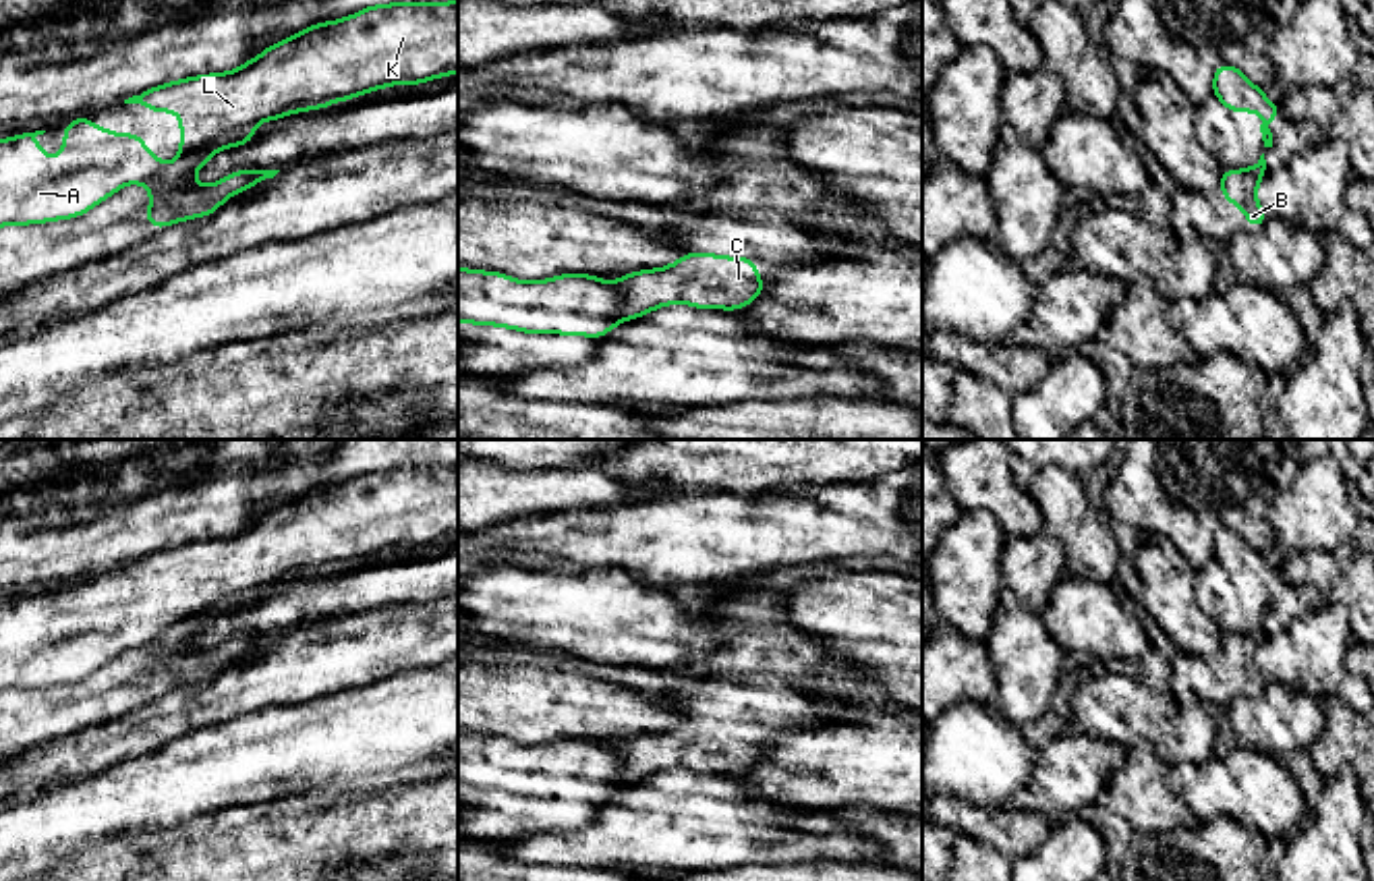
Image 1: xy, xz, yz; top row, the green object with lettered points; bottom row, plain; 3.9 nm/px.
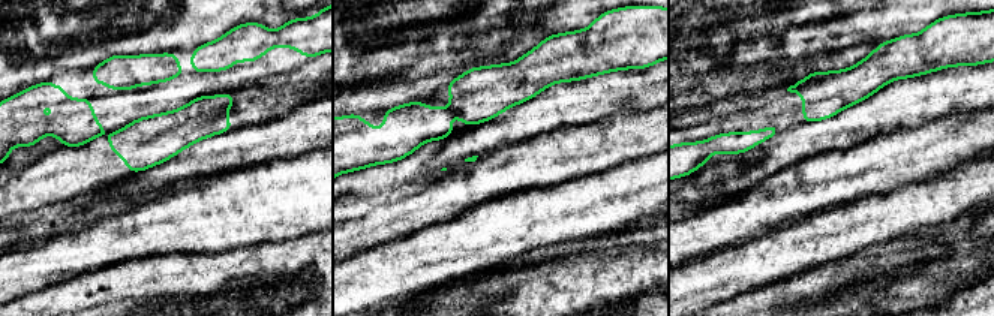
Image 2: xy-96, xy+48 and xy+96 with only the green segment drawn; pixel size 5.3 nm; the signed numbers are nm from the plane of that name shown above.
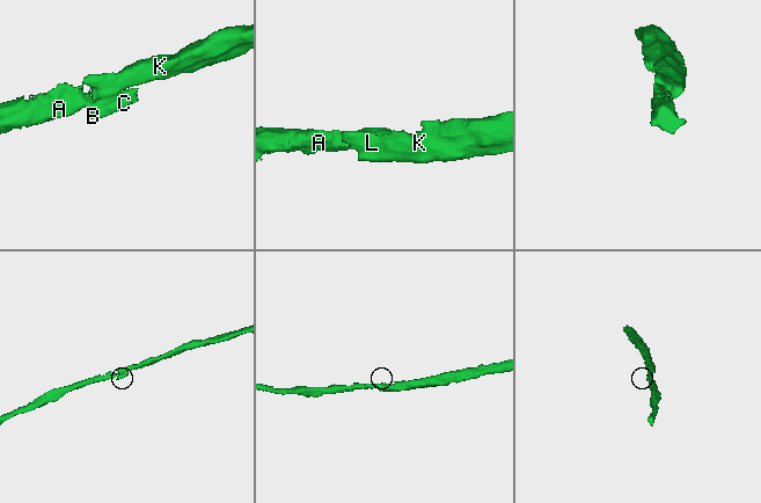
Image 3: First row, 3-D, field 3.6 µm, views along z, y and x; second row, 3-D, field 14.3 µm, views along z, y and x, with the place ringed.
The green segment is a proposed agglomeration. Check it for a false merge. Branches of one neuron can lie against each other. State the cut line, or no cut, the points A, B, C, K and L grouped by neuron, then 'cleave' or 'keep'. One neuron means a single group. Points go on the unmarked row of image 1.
xy (251, 593), (226, 606), (181, 618) | A K L / B C | cleave

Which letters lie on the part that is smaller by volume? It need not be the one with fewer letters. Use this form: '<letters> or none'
B, C

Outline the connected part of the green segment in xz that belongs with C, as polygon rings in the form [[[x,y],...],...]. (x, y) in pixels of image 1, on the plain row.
[[[686,717],[667,732],[620,740],[613,752],[624,784],[636,784],[674,767],[740,775],[763,759],[765,748],[756,738],[756,726],[748,721]]]

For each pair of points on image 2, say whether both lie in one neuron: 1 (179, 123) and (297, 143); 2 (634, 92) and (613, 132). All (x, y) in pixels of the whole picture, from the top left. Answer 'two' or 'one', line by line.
1: two
2: two

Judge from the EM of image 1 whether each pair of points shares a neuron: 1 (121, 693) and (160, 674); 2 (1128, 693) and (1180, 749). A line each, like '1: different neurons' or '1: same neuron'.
1: same neuron
2: same neuron

